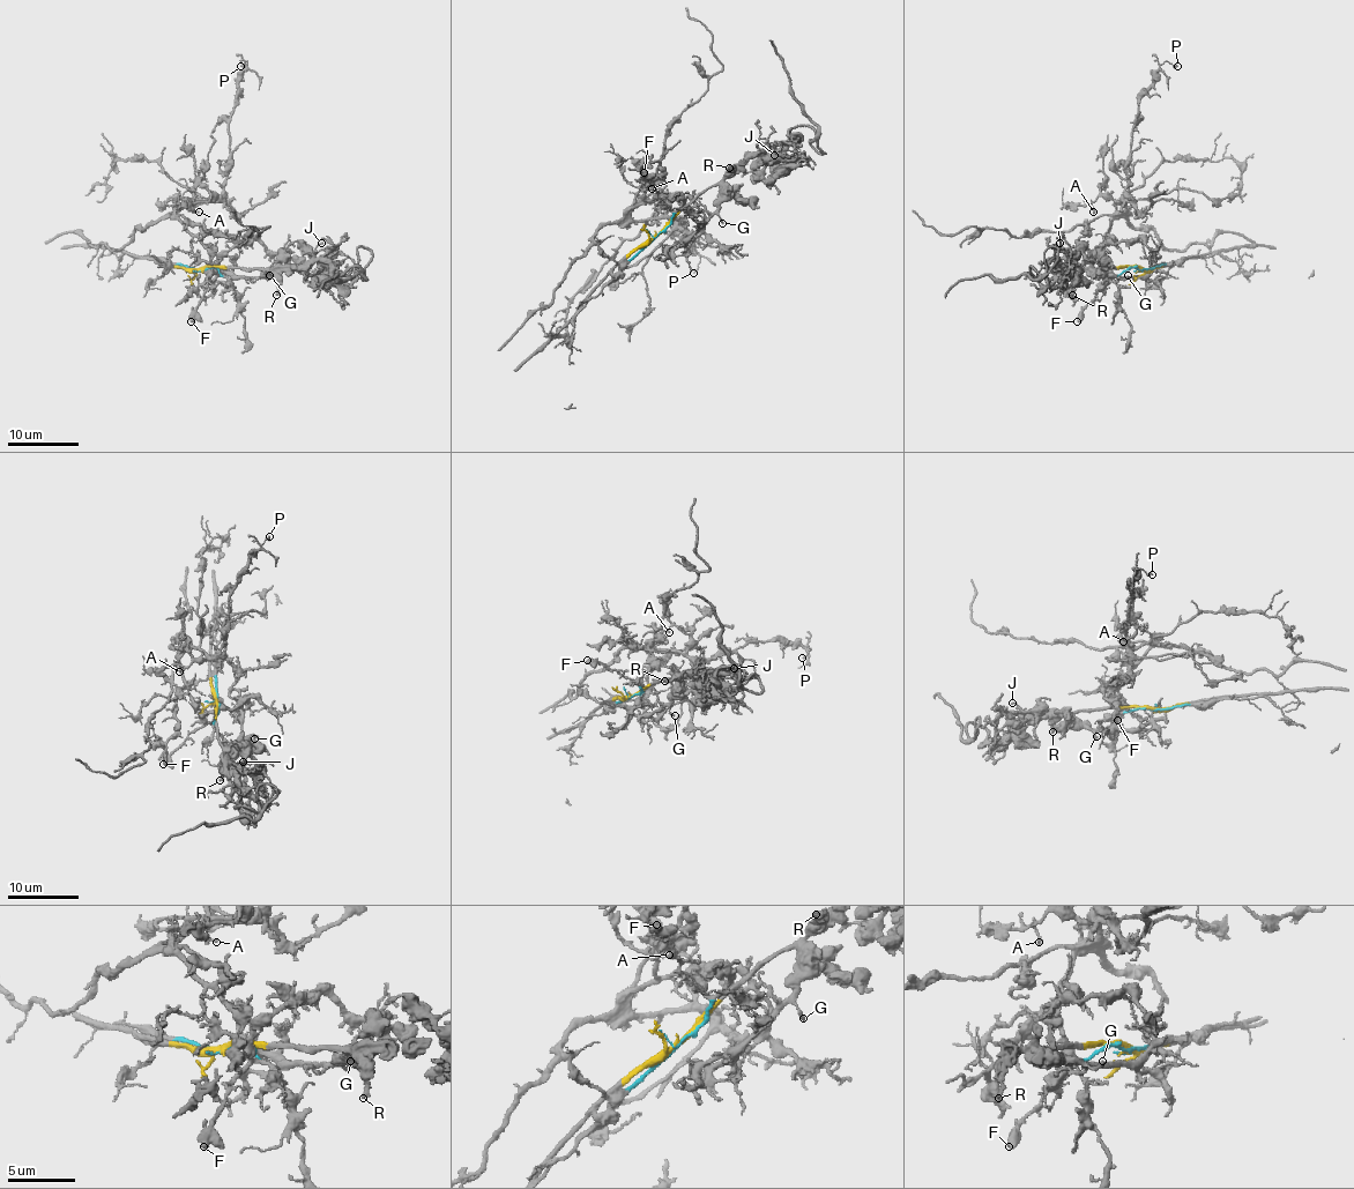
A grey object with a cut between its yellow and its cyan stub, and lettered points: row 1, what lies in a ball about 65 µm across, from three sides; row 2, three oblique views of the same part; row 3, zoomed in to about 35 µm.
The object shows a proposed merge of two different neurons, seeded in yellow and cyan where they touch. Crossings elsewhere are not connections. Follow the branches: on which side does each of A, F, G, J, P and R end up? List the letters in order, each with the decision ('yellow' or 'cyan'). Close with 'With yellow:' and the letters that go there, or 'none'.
A: cyan
F: cyan
G: yellow
J: yellow
P: cyan
R: yellow
With yellow: G, J, R

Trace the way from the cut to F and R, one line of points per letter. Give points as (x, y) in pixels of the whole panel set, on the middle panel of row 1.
F: (655, 238), (668, 225), (674, 213), (657, 198), (657, 190), (645, 172)
R: (655, 238), (684, 208), (720, 181), (730, 170), (728, 166)

